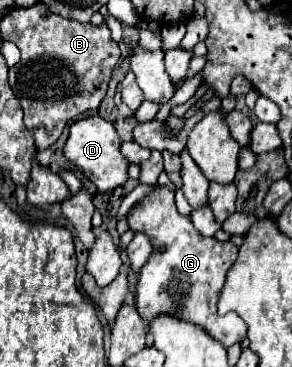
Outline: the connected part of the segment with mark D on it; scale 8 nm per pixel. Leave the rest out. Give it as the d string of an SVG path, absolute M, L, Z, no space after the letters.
M93 115L93 117L85 117L81 121L75 121L69 129L69 139L67 139L67 145L63 149L63 155L65 159L69 159L71 163L75 163L85 177L89 177L97 189L101 193L105 191L111 191L115 187L121 187L125 185L127 181L127 167L129 167L129 161L127 157L123 157L121 153L121 139L119 139L119 133L117 129L113 127L113 123L105 121L103 117L99 115Z

